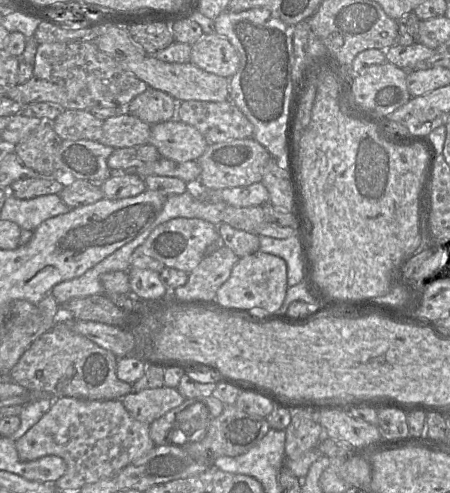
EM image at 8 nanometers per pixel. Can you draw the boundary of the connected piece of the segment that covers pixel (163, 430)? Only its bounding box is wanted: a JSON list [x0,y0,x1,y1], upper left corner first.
[150,399,198,446]

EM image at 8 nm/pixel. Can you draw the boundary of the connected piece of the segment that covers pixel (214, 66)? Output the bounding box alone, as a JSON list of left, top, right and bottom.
[191,33,240,78]

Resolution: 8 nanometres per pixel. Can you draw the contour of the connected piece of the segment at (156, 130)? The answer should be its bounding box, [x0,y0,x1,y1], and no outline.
[149,120,209,162]

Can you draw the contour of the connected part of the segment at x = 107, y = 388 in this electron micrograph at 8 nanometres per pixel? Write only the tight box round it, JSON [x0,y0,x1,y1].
[10,321,133,400]

